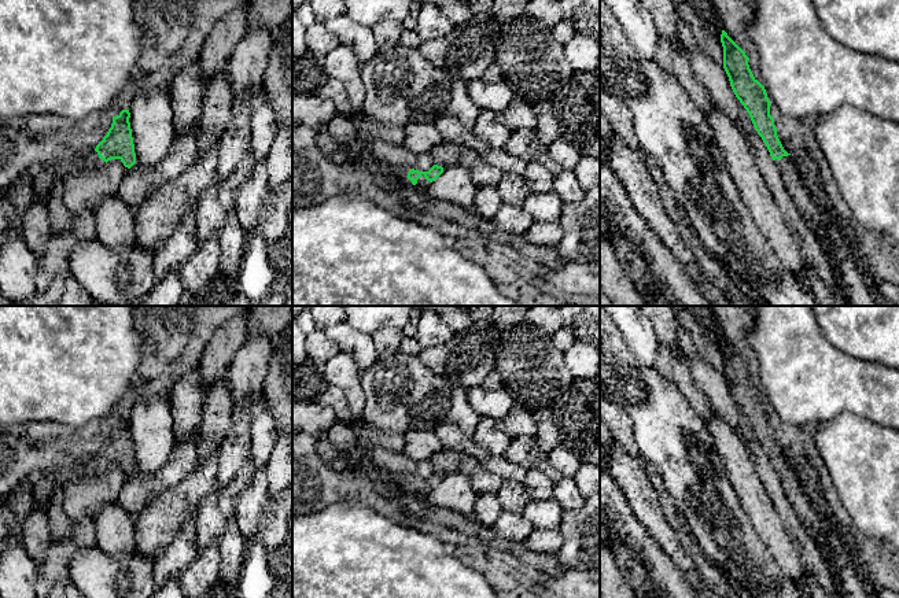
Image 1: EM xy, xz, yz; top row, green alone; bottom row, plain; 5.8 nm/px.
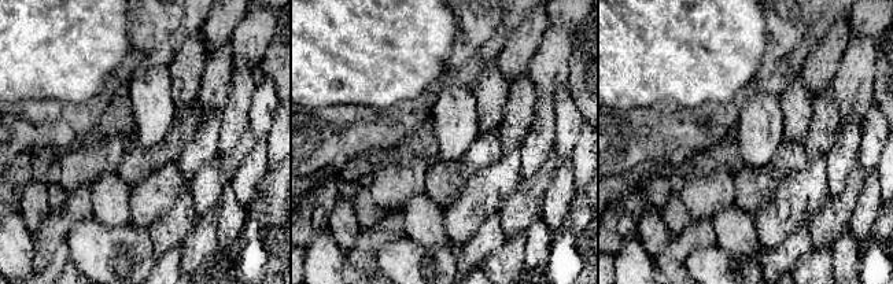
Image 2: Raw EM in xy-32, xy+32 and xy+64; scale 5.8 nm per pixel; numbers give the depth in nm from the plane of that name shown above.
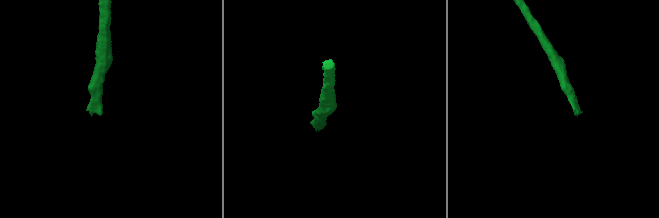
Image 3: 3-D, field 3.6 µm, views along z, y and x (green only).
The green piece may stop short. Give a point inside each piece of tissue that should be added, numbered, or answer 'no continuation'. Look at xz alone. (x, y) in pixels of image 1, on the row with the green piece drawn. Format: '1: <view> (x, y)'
1: xz (398, 172)

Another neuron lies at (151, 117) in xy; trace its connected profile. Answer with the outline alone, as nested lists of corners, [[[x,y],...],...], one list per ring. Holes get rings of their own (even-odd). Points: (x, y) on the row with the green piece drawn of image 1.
[[[152,86],[137,92],[129,112],[136,163],[156,165],[176,140],[170,91]]]

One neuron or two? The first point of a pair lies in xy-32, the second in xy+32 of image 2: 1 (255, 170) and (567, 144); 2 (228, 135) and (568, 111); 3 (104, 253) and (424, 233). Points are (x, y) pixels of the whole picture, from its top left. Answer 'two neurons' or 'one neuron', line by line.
1: two neurons
2: two neurons
3: two neurons

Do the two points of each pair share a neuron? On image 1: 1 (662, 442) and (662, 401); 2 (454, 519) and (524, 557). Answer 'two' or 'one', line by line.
1: one
2: one

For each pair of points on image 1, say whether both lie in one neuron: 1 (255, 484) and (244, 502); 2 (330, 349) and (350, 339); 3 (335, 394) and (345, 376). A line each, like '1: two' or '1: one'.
1: one
2: two
3: two

